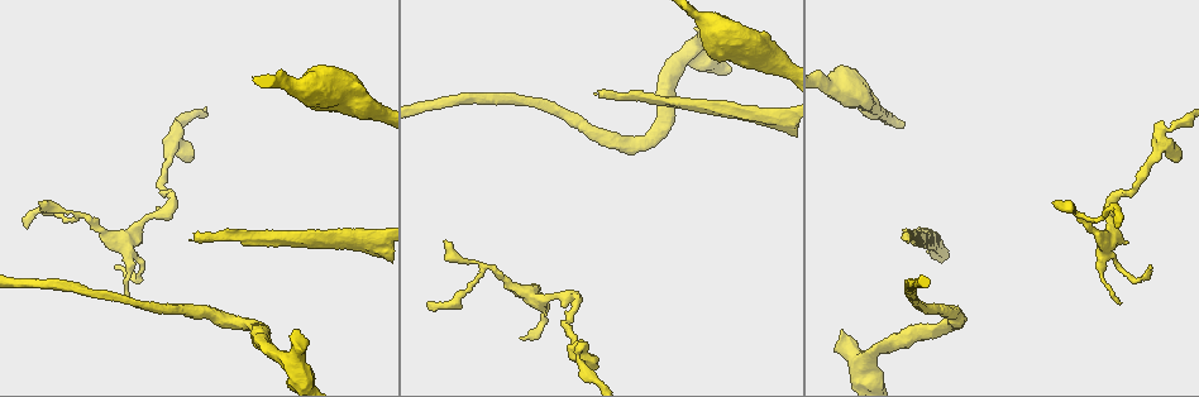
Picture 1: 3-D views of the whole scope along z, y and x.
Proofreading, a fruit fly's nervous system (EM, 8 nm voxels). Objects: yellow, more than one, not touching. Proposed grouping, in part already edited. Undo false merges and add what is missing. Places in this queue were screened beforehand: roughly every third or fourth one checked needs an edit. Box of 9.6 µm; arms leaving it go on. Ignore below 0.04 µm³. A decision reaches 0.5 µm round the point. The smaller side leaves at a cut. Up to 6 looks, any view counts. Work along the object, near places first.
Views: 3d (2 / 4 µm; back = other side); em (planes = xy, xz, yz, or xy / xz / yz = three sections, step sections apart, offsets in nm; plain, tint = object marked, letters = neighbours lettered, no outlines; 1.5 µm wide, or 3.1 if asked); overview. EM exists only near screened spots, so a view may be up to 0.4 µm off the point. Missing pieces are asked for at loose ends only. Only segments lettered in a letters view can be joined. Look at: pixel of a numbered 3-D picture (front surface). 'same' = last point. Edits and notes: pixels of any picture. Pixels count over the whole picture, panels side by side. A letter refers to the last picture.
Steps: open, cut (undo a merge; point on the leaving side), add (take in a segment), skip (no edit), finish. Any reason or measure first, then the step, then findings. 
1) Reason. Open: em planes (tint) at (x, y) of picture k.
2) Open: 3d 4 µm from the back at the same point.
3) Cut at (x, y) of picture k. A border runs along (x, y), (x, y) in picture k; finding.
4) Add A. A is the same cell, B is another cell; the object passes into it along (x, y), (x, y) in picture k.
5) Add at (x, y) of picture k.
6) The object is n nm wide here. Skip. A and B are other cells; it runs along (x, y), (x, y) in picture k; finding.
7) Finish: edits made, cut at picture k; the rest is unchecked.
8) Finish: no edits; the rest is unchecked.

End of a long branch. Open: em planes (letters) at (904, 239) of picture 1.

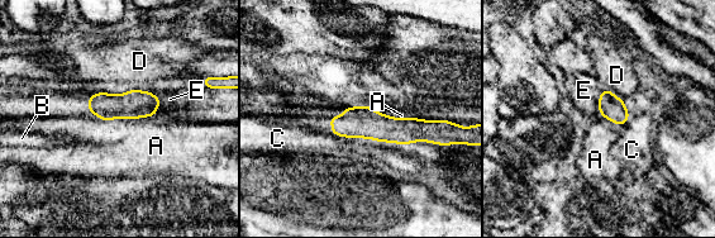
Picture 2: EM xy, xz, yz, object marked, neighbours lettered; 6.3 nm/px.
Skip. A, B, C, D and E are other cells; it runs along (333, 119), (389, 129), (437, 123) in picture 2; none of them fits.

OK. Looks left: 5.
An open end. Open: 3d 4 µm at (593, 368) of picture 1.

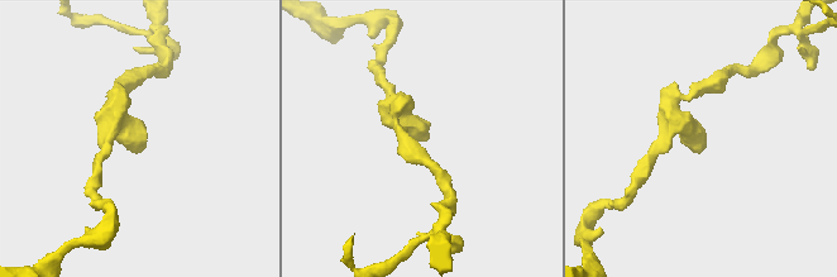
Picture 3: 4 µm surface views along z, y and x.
Need the tissue. Open: em xy step 8 (letters) at (701, 149) of picture 3.

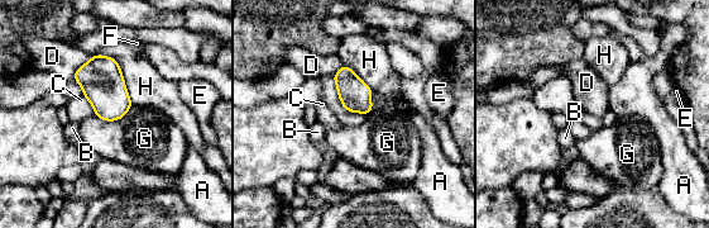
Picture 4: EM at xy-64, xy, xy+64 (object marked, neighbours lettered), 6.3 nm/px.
Another direction. Open: em planes (letters) at the same point.

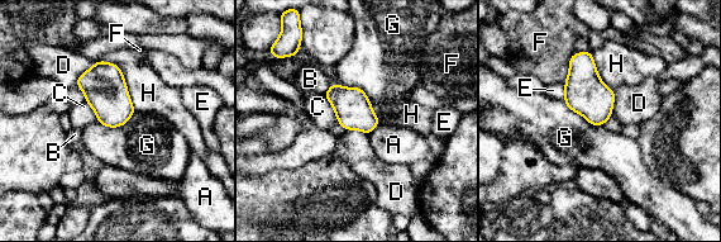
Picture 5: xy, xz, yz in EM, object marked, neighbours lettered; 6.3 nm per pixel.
Skip. A, B, C, D, E, F, G and H are other cells; a border runs along (335, 82), (358, 86), (377, 117) in picture 5; no lettered segment goes on from it.

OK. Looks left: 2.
Finish: no edits; the rest is unchecked.

